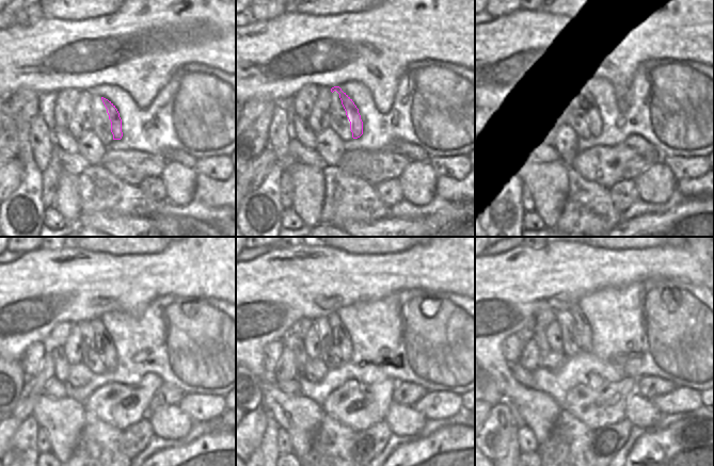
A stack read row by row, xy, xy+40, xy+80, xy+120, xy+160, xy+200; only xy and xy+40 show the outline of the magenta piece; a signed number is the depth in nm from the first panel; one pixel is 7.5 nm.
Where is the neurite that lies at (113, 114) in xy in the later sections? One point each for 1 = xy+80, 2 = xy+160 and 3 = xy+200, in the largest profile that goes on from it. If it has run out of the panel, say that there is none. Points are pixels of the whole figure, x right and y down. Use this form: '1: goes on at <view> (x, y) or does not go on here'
1: goes on at xy+80 (589, 109)
2: goes on at xy+160 (333, 336)
3: goes on at xy+200 (575, 332)

